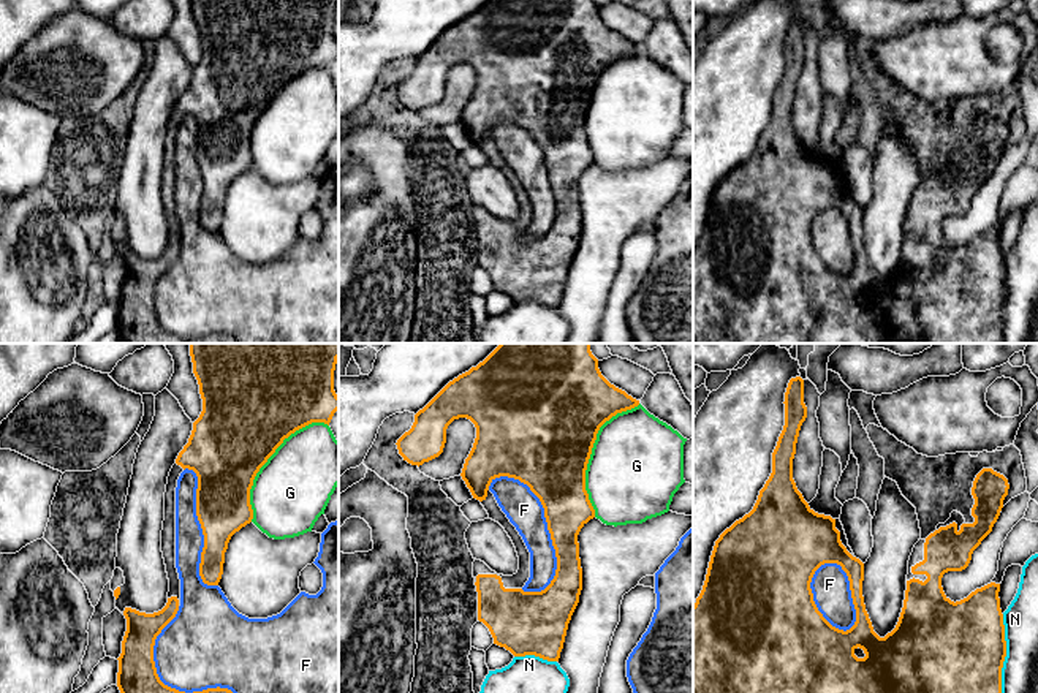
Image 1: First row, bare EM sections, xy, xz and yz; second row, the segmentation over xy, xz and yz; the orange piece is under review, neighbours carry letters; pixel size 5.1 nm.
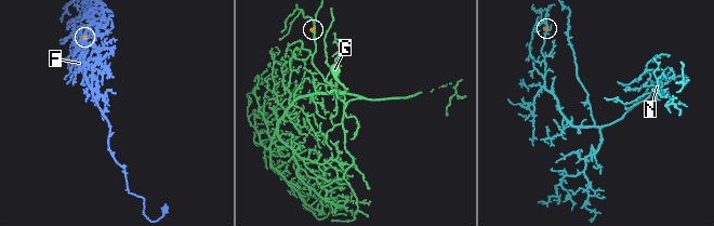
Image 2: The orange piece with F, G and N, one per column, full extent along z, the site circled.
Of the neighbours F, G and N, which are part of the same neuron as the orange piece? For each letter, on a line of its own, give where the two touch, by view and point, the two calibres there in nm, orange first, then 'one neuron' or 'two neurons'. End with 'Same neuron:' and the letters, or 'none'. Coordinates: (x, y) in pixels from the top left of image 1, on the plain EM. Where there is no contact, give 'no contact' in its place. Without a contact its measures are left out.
F: xz (546, 166) | 300/190 nm | two neurons
G: xz (590, 98) | 500/480 nm | two neurons
N: yz (1005, 301) | 500/190 nm | two neurons
Same neuron: none

